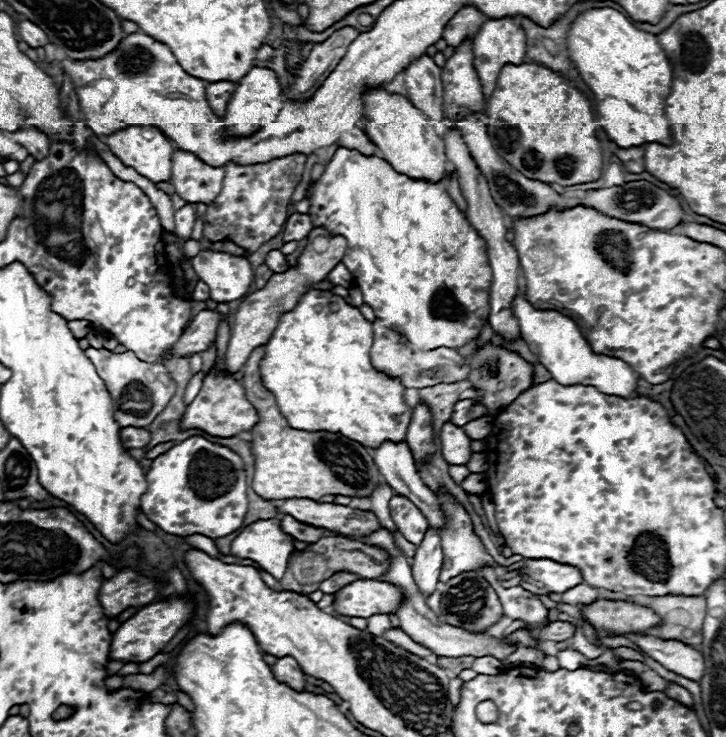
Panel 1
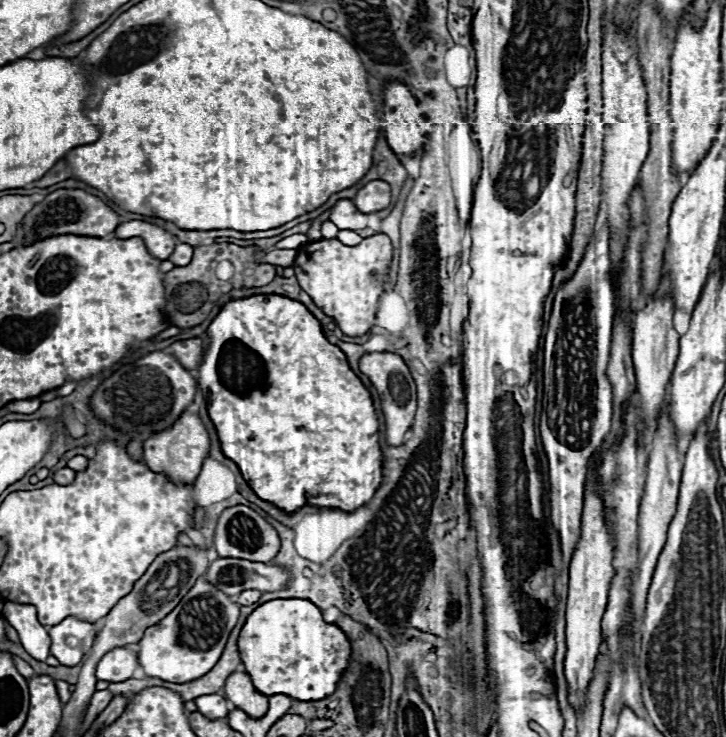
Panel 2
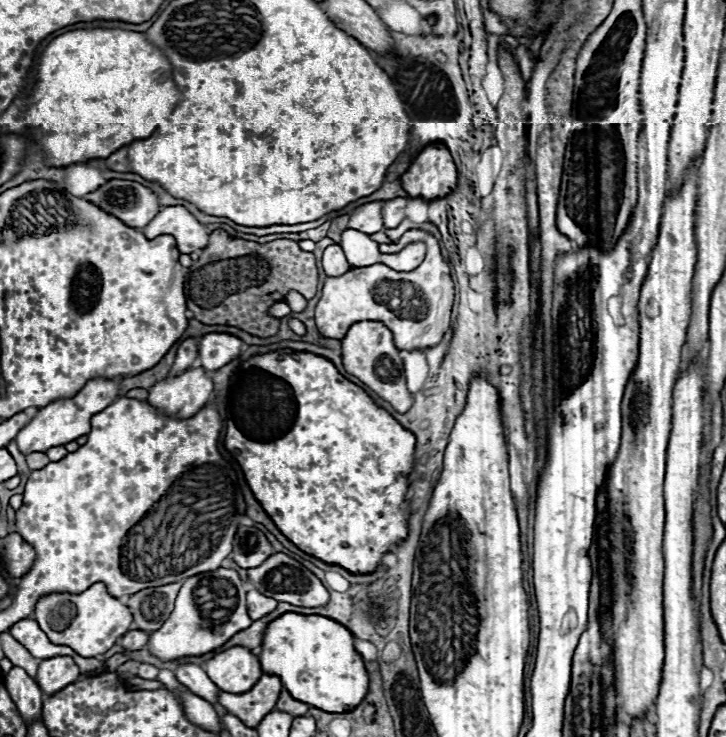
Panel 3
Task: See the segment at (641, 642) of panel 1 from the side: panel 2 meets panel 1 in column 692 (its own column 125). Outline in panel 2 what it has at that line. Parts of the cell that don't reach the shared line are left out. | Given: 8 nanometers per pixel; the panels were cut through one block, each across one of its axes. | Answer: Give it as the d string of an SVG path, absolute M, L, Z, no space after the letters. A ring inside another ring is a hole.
M116 648L108 652L96 668L96 678L106 680L106 682L124 682L132 678L132 672L138 666L138 658L134 652L126 648Z

